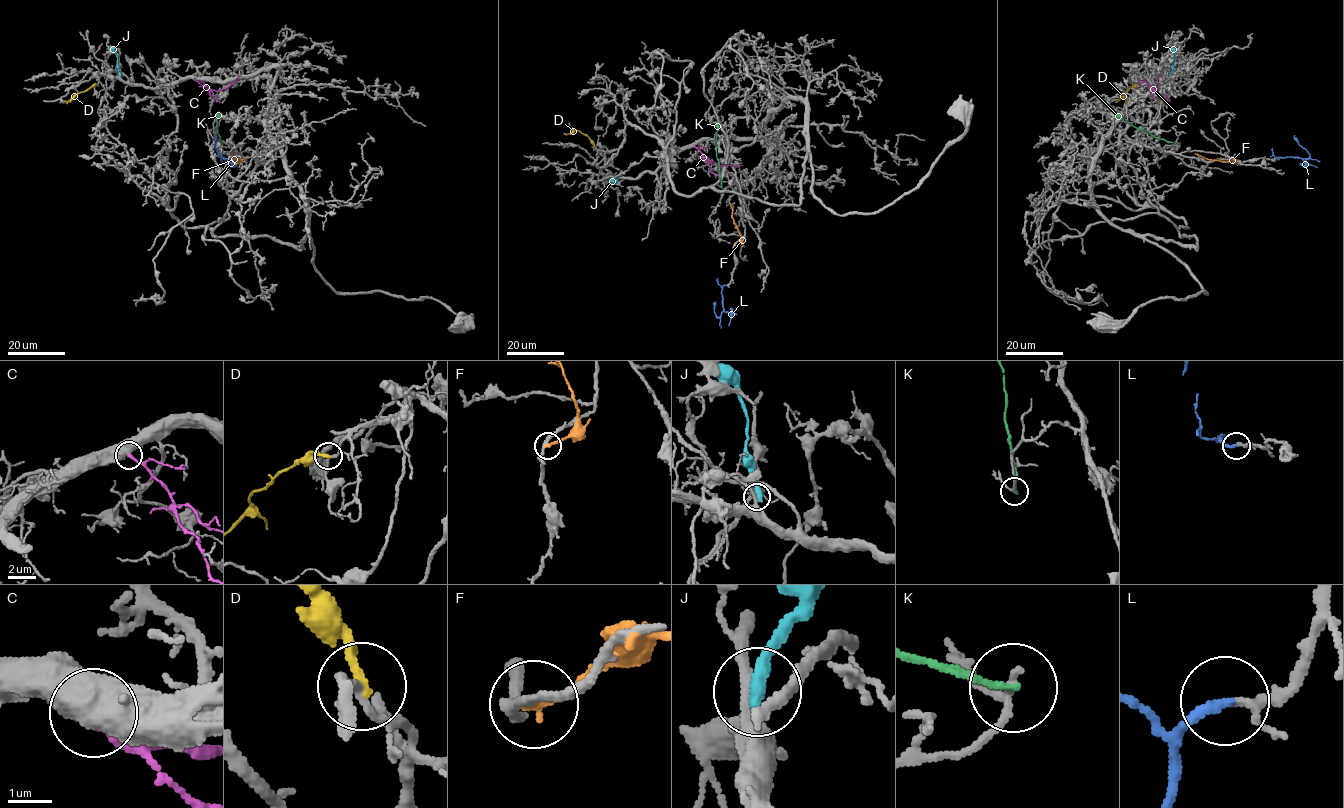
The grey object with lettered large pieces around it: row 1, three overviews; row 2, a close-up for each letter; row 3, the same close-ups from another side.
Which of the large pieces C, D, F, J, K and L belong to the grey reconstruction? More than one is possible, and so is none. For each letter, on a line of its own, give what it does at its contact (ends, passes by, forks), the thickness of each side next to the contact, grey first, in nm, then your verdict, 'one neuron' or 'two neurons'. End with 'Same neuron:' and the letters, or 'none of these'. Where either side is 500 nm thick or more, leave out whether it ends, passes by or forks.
C: calibres 650 and 240 nm; two neurons
D: it ends; calibres 180 and 240 nm; two neurons
F: it ends; calibres 220 and 220 nm; two neurons
J: it ends; calibres 300 and 400 nm; two neurons
K: it ends; calibres 160 and 140 nm; two neurons
L: it ends; calibres 180 and 240 nm; one neuron
Same neuron: L

